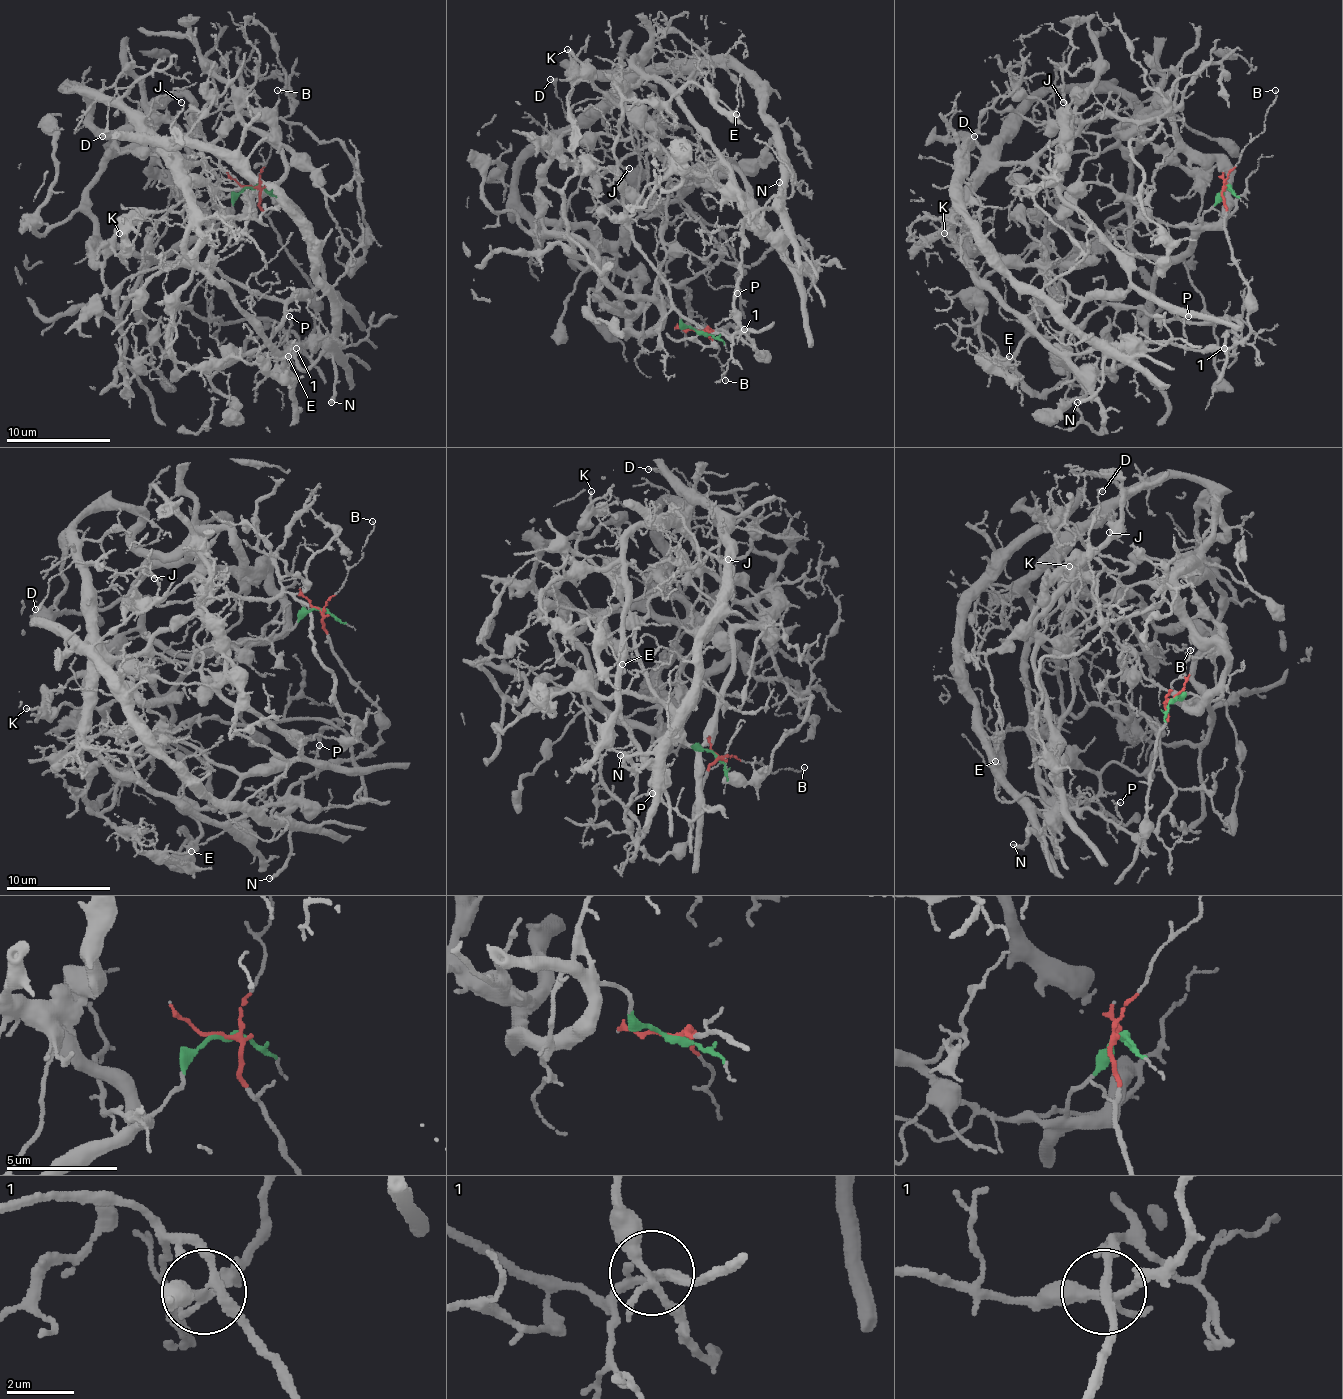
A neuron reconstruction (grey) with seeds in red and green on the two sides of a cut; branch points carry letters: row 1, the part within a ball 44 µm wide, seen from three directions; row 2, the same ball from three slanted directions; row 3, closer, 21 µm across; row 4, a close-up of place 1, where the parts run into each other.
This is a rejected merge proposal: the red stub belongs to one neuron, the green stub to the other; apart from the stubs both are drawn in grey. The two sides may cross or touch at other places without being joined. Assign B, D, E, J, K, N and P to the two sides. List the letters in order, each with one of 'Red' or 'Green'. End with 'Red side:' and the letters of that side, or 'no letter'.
B: Red
D: Green
E: Green
J: Green
K: Green
N: Red
P: Red
Red side: B, N, P

